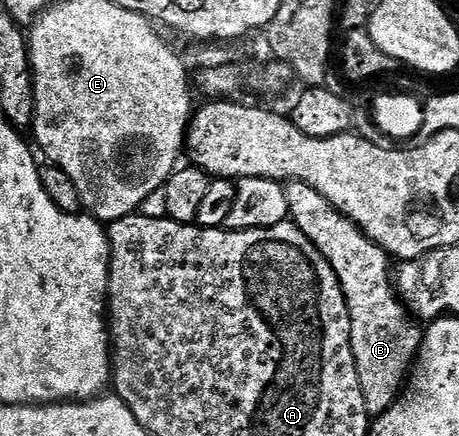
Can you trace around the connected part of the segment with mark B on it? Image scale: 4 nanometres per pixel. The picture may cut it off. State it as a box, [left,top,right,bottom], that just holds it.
[284,181,423,416]

